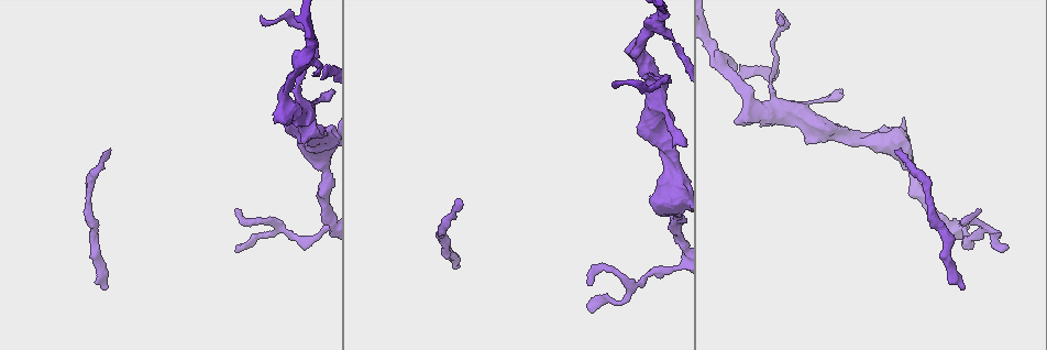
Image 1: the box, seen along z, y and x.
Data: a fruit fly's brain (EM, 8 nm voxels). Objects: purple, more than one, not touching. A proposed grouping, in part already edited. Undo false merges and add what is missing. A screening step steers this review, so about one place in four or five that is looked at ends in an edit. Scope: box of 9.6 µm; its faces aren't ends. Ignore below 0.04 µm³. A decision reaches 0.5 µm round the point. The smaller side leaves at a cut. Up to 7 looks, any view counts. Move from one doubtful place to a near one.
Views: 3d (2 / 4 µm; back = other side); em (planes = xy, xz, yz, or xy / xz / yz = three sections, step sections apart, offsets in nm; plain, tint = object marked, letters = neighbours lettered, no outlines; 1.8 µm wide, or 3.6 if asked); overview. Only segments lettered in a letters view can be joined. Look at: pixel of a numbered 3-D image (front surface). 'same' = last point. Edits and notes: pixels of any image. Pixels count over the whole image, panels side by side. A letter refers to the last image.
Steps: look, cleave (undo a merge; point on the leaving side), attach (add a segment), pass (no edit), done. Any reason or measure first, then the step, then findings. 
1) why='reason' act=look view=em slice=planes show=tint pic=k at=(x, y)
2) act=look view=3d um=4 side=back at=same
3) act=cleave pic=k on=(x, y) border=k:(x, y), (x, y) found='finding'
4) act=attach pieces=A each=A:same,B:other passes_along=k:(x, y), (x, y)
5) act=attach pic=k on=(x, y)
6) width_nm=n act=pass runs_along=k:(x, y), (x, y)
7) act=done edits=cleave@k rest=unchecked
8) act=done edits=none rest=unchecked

why='branch stops here' act=look view=em um=3.6 slice=xy step=8 show=letters pic=1 at=(314, 75)

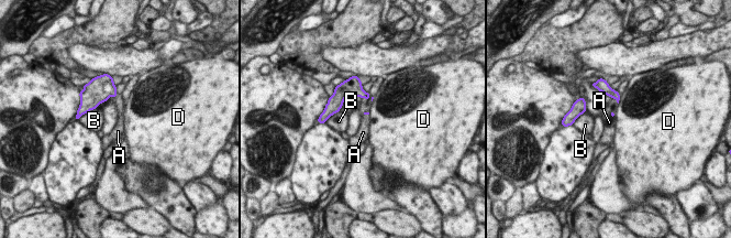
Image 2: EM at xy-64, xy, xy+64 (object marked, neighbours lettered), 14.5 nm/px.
act=attach pieces=A each=A:same,B:other,D:other passes_along=2:(354, 88), (367, 98), (364, 106) found='the neuron continues'

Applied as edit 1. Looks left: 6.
why='redraw' act=look view=overview

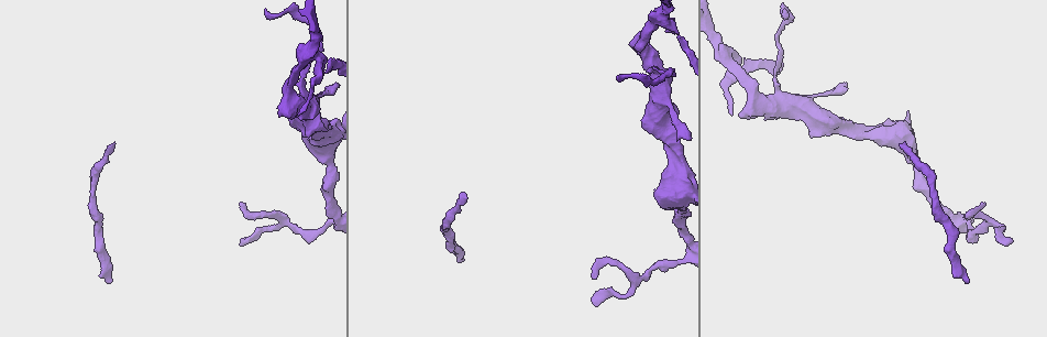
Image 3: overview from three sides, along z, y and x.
act=look view=3d um=4 pic=3 at=(113, 143)

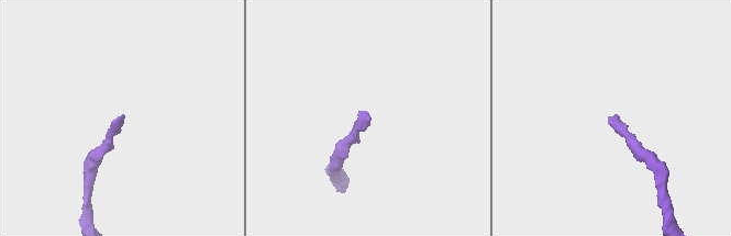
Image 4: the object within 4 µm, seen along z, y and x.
why='now the EM' act=look view=em um=3.6 slice=planes show=letters pic=4 at=(121, 116)

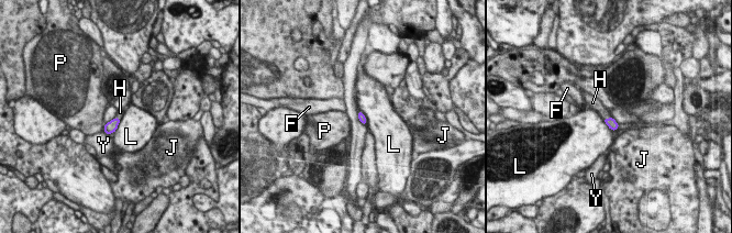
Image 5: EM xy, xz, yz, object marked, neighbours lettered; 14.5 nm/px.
act=attach pieces=H each=F:other,H:same,J:other,L:other,P:other,Y:other passes_along=5:(612, 124), (606, 119), (597, 106) found='the neuron continues'

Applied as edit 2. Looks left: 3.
act=look view=overview

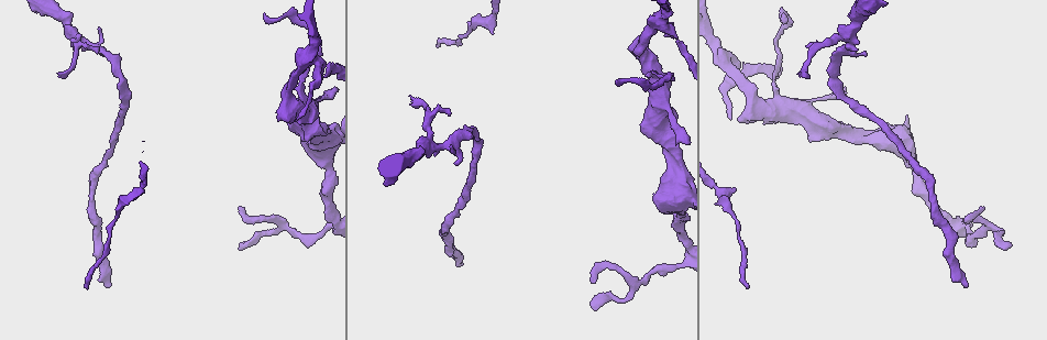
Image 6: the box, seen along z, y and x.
why='branch stops here' act=look view=em slice=xy step=8 show=letters pic=6 at=(412, 97)

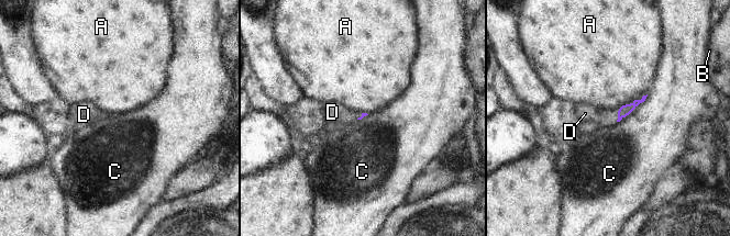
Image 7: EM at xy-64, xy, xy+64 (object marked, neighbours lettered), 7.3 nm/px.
why='another direction' act=look view=em slice=planes show=letters at=same

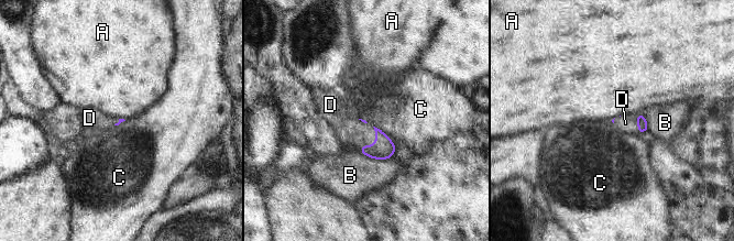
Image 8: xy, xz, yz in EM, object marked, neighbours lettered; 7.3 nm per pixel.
longest_contact=B:260nm act=attach pieces=D each=A:other,B:other,C:other,D:same passes_along=8:(384, 149), (375, 143), (349, 130) found='the neuron continues'

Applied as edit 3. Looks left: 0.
act=done edits=attach@2,attach@5,attach@8 rest=unchecked

